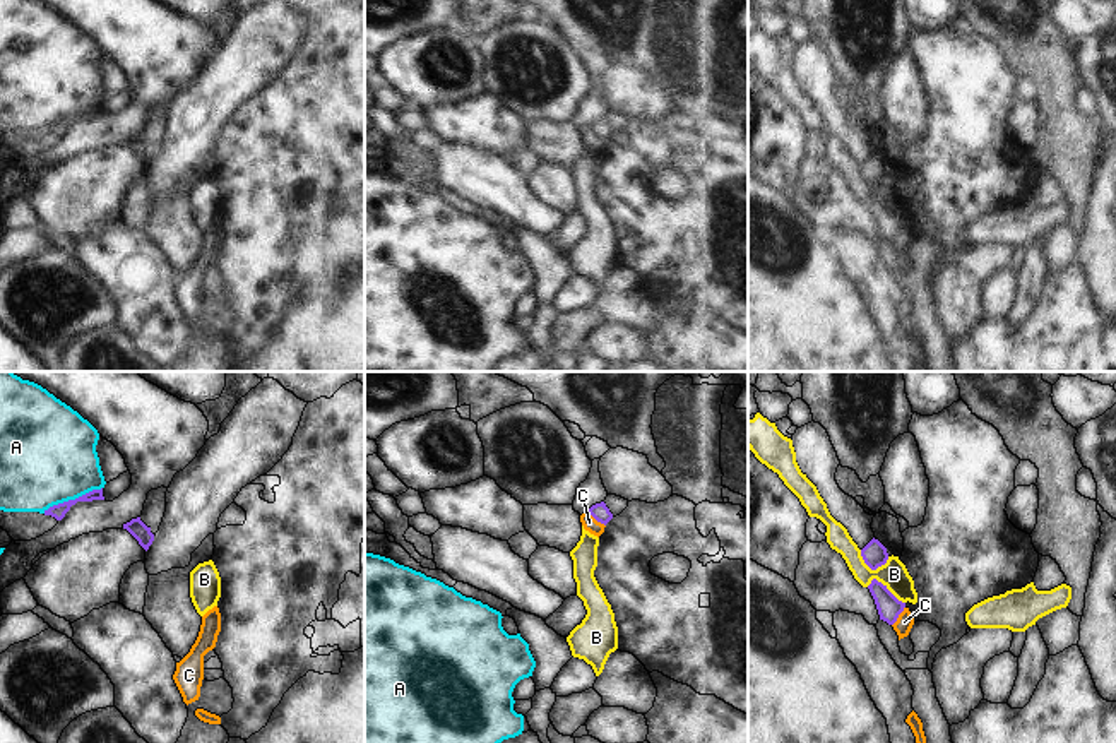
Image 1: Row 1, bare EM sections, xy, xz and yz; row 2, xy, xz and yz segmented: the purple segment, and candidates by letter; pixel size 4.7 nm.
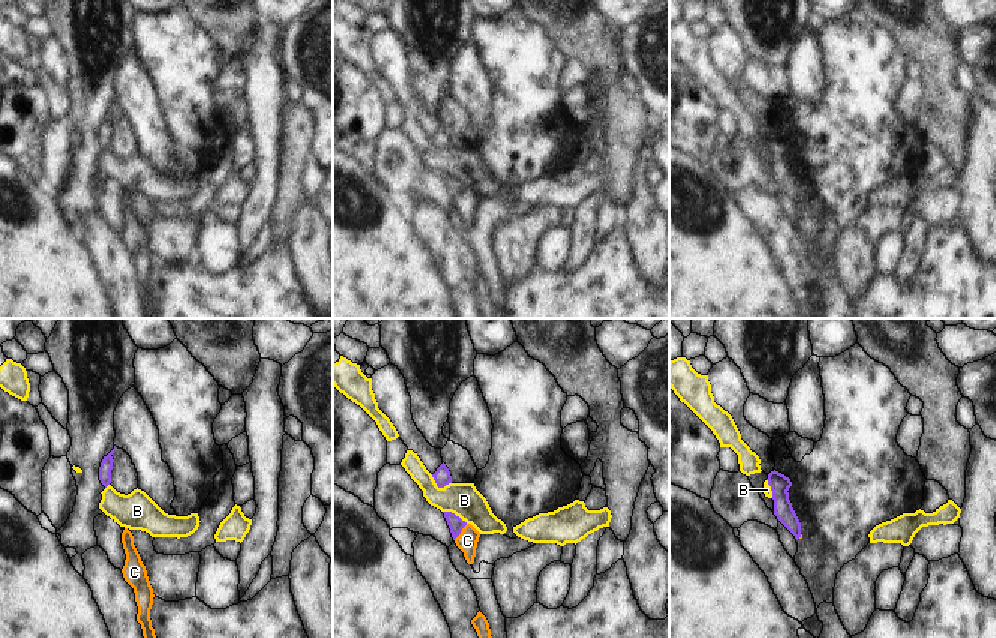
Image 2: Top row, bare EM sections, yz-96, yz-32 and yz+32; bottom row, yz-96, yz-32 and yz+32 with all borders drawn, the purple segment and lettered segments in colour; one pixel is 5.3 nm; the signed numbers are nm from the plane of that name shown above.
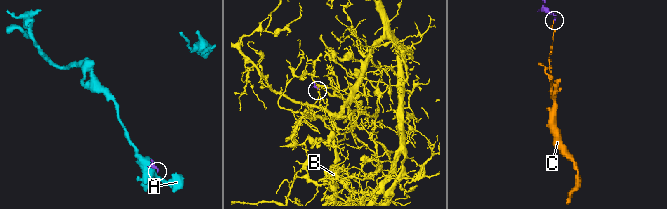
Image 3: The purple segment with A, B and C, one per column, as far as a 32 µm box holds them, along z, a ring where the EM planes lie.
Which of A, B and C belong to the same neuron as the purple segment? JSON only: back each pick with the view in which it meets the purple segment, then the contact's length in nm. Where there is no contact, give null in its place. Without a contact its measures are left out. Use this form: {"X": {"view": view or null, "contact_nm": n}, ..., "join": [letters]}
{"C": {"view": "yz", "contact_nm": 110}, "join": ["C"]}

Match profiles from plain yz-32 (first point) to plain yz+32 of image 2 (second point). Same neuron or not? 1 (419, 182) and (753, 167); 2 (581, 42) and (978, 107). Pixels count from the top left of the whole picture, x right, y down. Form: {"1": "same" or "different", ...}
{"1": "same", "2": "different"}

